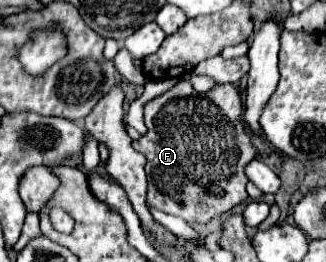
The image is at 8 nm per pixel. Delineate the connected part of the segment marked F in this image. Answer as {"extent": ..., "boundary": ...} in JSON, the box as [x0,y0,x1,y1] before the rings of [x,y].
{"extent":[132,80,258,228],"boundary":[[[182,80],[168,92],[146,102],[144,122],[148,132],[132,142],[132,146],[146,156],[146,204],[180,216],[198,228],[242,204],[248,198],[248,176],[244,168],[258,154],[246,134],[242,114],[242,96],[234,84],[218,84],[210,92],[200,94],[188,80]]]}

